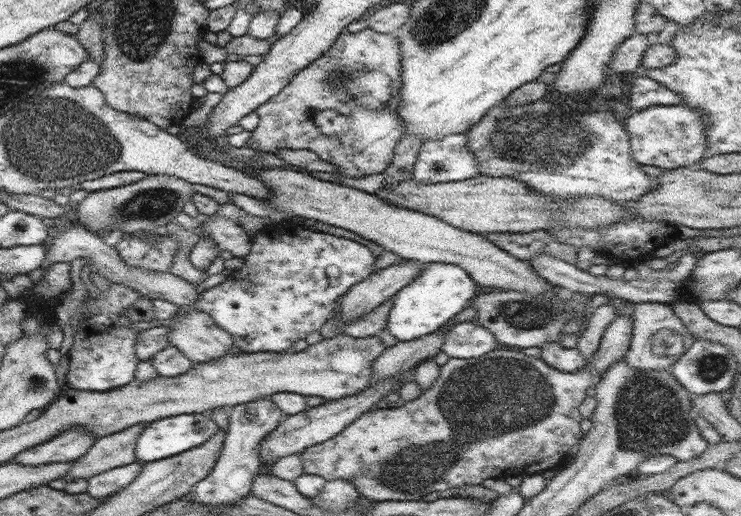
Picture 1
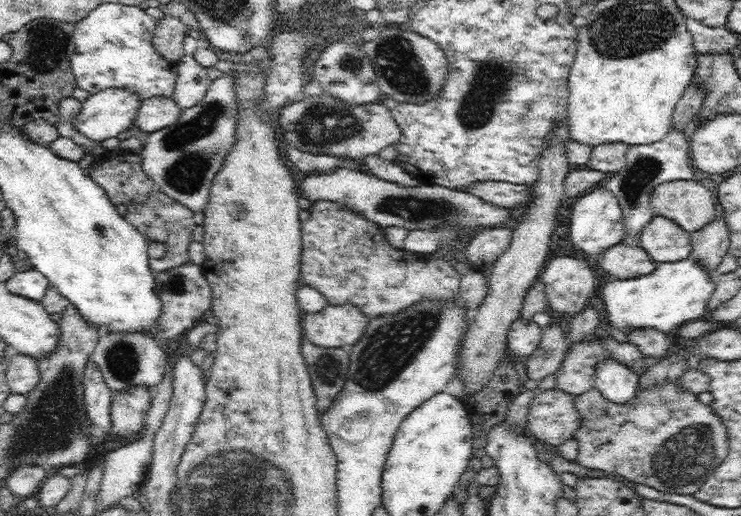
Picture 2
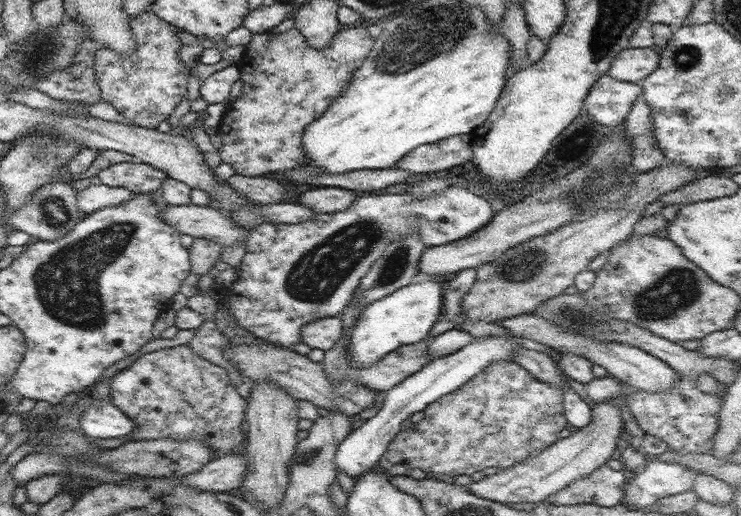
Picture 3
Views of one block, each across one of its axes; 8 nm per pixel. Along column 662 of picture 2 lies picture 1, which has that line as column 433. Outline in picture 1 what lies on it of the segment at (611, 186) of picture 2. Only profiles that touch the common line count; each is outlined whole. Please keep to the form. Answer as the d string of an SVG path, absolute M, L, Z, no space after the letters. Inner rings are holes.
M462 133L424 141L413 167L413 179L432 184L478 176L480 169L468 149L467 138L467 134Z

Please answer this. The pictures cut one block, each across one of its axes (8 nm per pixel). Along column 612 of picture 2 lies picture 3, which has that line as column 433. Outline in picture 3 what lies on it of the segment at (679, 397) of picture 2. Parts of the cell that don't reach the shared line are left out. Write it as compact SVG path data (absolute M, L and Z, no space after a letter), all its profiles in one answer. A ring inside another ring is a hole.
M497 360L458 390L428 404L423 410L424 419L412 423L407 430L401 430L390 441L378 467L391 477L410 475L411 470L420 468L425 473L446 474L451 479L459 474L471 475L490 466L502 469L514 466L517 462L528 460L531 452L554 444L560 432L569 428L563 404L564 393L558 385L534 378L513 360Z

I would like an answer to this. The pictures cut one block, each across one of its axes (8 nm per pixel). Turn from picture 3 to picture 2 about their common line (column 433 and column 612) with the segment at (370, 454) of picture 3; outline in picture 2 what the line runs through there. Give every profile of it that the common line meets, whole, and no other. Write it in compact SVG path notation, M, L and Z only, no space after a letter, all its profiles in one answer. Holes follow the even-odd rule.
M609 357L598 364L593 384L606 400L624 404L634 398L640 376Z

